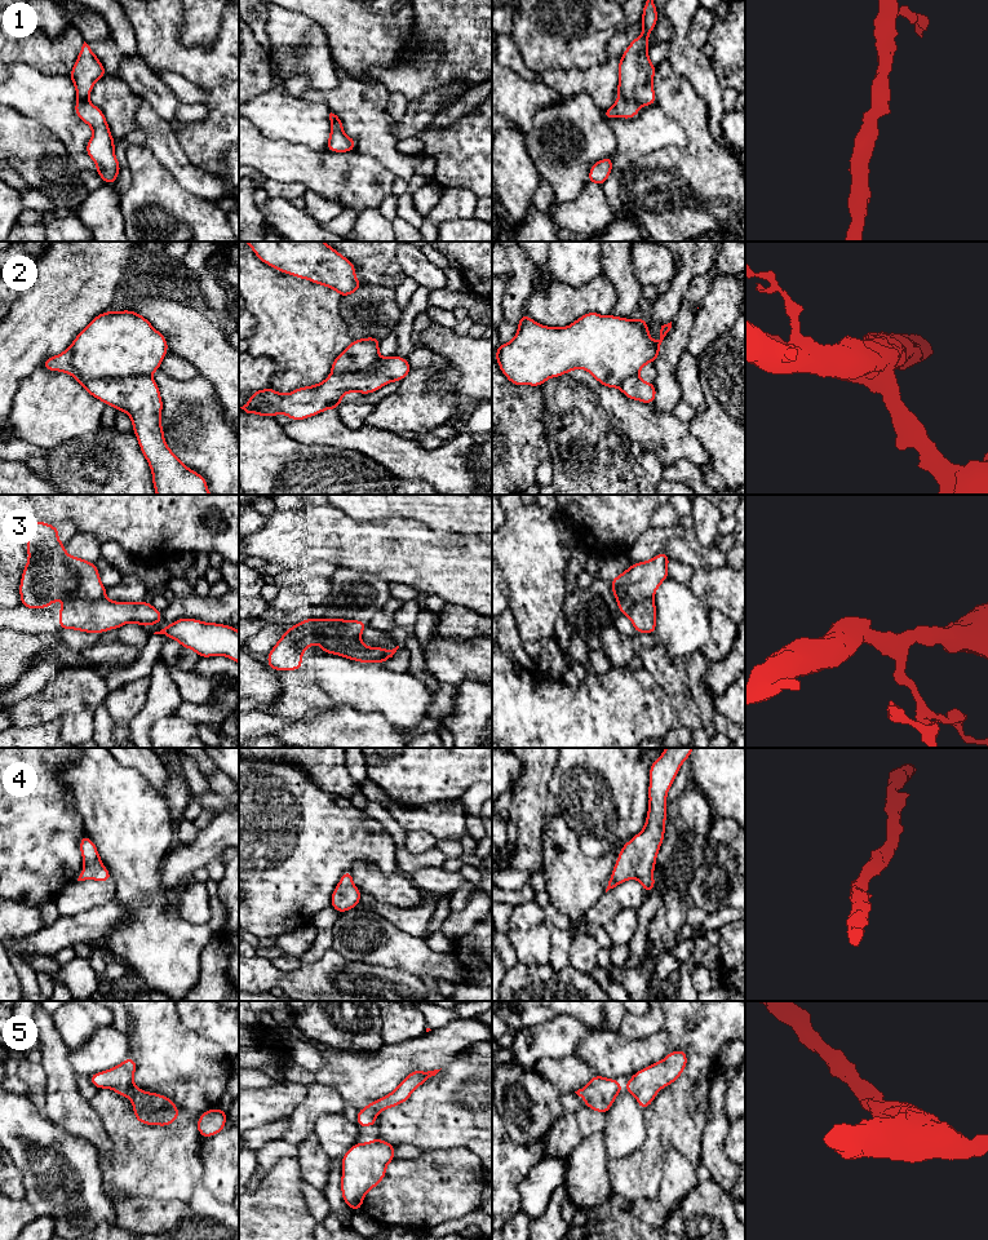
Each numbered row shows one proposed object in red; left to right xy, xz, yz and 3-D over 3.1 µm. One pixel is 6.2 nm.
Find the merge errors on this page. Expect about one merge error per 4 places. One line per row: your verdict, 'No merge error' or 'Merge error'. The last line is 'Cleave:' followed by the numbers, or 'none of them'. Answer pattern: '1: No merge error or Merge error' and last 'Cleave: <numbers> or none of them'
1: No merge error
2: Merge error
3: Merge error
4: No merge error
5: No merge error
Cleave: 2, 3

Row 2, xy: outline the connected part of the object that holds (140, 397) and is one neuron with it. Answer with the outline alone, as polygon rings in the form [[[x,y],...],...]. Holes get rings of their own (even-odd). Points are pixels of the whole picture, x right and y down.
[[[68,347],[56,356],[46,358],[41,367],[46,371],[71,375],[92,397],[102,400],[106,406],[112,406],[116,411],[124,411],[129,415],[139,448],[150,465],[156,495],[212,495],[207,488],[207,479],[182,464],[165,443],[160,422],[163,400],[159,386],[151,375],[87,380],[72,368],[71,359],[72,351]]]

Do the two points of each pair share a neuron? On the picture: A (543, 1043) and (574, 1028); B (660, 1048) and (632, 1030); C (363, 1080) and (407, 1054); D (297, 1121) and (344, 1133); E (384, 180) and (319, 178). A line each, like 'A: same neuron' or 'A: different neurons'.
A: same neuron
B: different neurons
C: same neuron
D: different neurons
E: same neuron

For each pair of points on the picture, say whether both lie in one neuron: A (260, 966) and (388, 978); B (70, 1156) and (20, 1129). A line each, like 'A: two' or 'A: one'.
A: one
B: one

